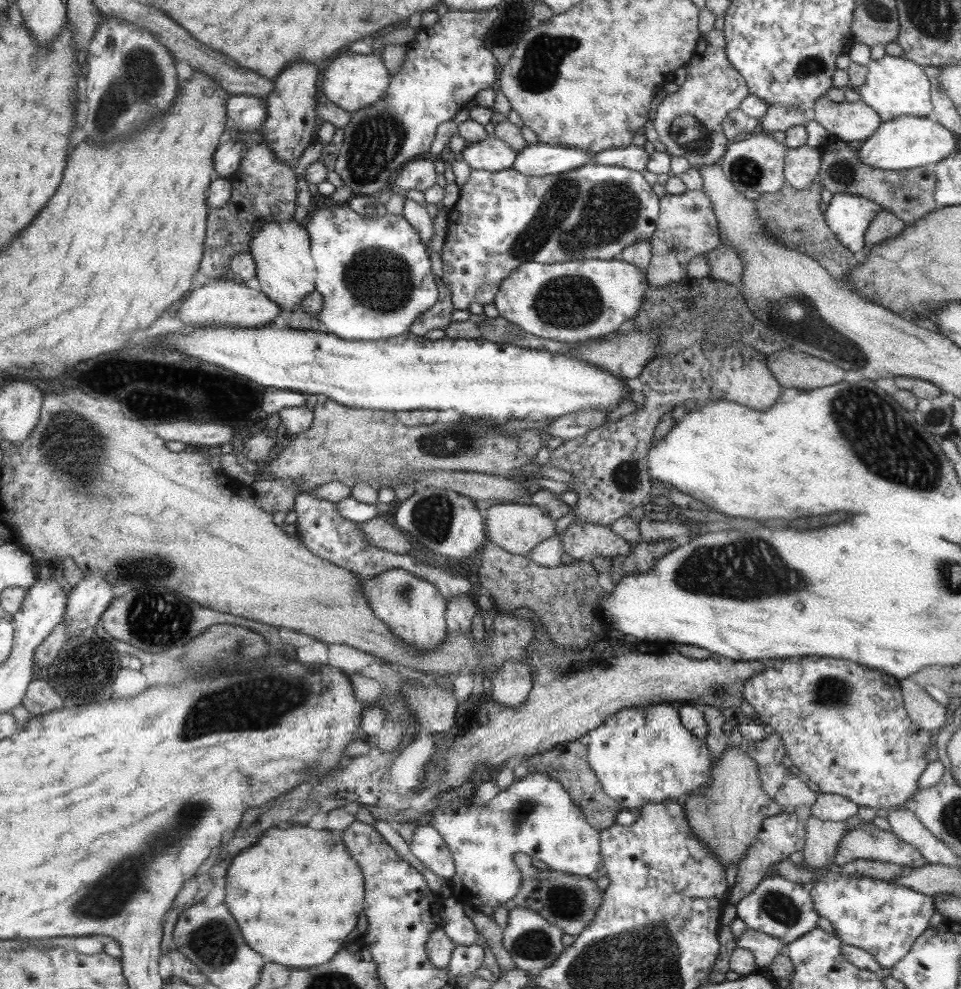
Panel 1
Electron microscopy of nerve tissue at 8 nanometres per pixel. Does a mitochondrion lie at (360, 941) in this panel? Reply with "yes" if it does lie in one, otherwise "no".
no

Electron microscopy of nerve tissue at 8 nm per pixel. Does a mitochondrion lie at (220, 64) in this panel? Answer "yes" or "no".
no

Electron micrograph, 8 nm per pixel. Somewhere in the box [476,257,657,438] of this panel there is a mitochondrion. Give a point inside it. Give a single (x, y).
(570, 302)

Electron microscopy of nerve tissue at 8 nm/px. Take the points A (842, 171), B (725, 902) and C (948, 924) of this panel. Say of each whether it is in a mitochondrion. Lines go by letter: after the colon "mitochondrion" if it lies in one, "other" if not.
A: mitochondrion
B: other
C: other

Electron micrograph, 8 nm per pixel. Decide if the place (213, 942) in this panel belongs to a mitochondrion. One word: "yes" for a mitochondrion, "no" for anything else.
yes

